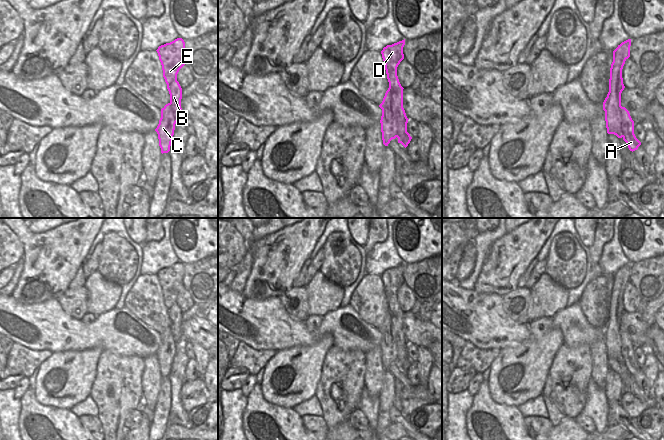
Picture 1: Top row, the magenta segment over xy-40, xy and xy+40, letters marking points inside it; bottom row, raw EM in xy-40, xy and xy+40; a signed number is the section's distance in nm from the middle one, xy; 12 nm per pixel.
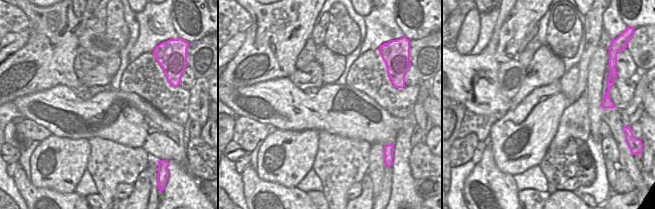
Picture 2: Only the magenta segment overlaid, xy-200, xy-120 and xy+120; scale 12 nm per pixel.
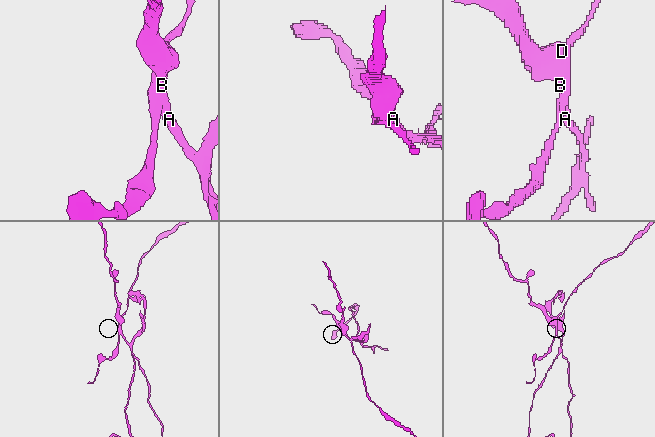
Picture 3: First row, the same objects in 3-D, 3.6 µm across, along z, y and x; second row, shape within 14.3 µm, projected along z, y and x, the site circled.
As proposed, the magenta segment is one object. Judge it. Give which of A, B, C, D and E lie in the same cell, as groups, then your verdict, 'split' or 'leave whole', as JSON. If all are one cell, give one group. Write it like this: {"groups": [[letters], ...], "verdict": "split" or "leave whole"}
{"groups": [["A", "B", "D", "E"], ["C"]], "verdict": "split"}

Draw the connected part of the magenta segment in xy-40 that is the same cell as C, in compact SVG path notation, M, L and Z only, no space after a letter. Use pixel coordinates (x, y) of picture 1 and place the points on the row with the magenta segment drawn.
M168 103L161 109L161 118L157 128L155 129L158 134L159 146L162 154L170 151L175 124L175 116L171 108L171 103Z

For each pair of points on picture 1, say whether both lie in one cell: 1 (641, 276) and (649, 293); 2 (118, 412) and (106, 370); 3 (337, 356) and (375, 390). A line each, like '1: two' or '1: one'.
1: one
2: one
3: two

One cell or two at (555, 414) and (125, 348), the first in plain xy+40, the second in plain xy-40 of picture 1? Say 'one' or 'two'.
two

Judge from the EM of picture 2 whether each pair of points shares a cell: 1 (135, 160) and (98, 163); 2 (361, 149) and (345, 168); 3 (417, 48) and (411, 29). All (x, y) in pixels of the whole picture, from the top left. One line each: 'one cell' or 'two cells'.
1: one cell
2: one cell
3: two cells

